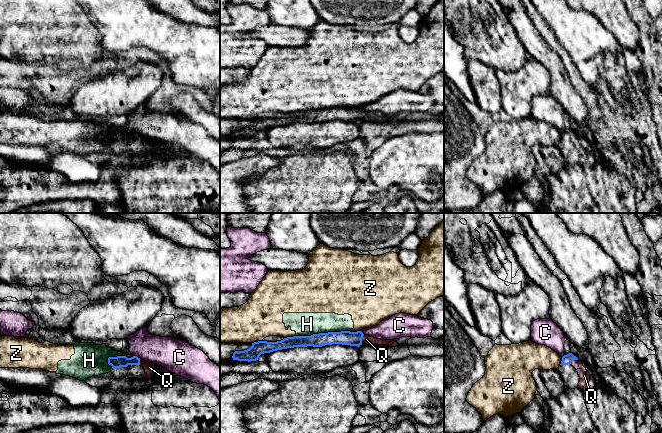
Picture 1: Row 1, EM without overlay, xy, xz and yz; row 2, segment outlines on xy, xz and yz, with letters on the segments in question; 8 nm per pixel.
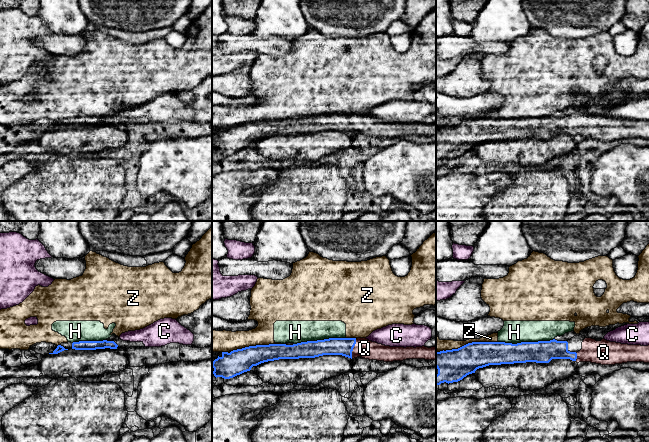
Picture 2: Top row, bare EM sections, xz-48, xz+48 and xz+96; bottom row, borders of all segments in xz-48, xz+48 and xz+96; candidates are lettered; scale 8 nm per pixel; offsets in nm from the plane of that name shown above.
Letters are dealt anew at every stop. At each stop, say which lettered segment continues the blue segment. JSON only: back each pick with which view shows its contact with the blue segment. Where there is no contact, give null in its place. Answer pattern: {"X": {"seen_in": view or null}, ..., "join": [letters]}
{"Q": {"seen_in": "xz"}, "join": ["Q"]}

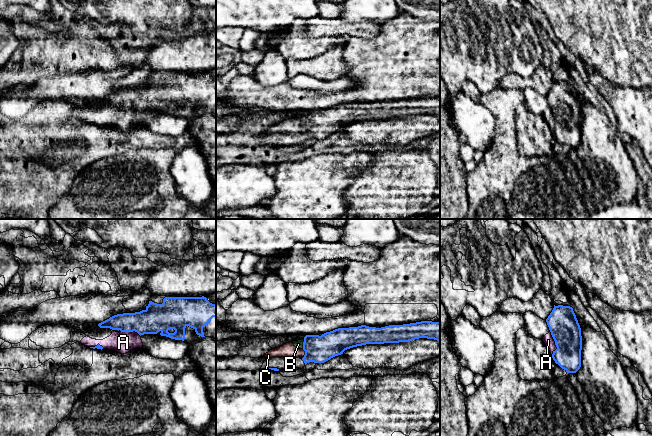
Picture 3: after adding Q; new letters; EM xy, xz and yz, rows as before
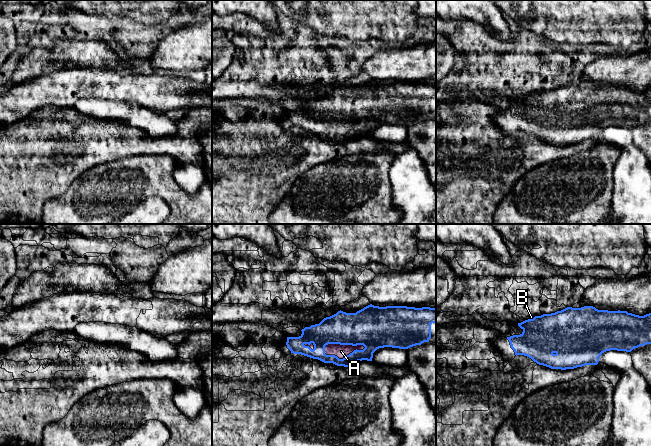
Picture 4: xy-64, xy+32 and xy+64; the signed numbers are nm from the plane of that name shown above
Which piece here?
{"A": {"seen_in": "yz"}, "B": {"seen_in": "xz"}, "C": {"seen_in": "xz"}, "join": ["A", "B", "C"]}

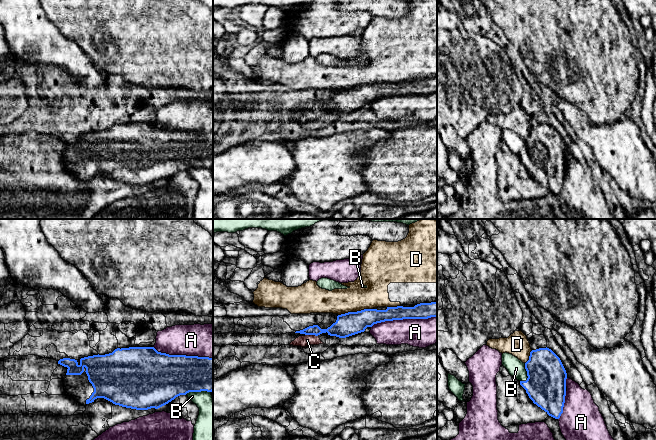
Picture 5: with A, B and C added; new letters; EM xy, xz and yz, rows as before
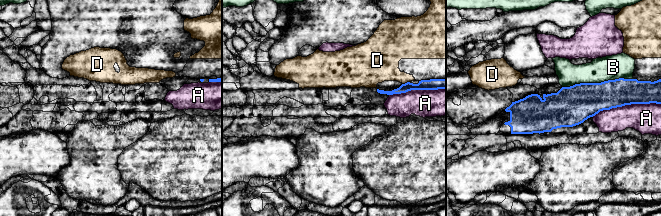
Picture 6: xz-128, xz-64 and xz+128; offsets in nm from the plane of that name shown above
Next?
{"C": {"seen_in": "xz"}, "join": ["C"]}

